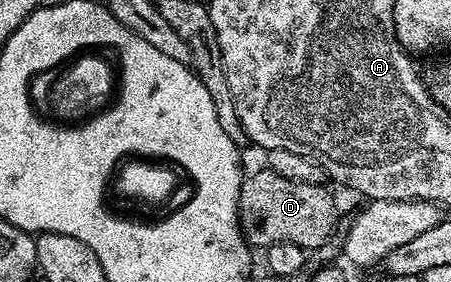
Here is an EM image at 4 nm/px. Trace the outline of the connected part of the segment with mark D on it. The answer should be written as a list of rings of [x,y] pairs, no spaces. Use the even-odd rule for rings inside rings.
[[[261,168],[255,174],[247,173],[242,180],[238,197],[238,225],[242,227],[242,237],[251,247],[265,248],[272,244],[291,242],[303,248],[322,245],[334,230],[334,198],[325,190],[325,185],[308,184],[296,180],[284,180],[268,168]]]

